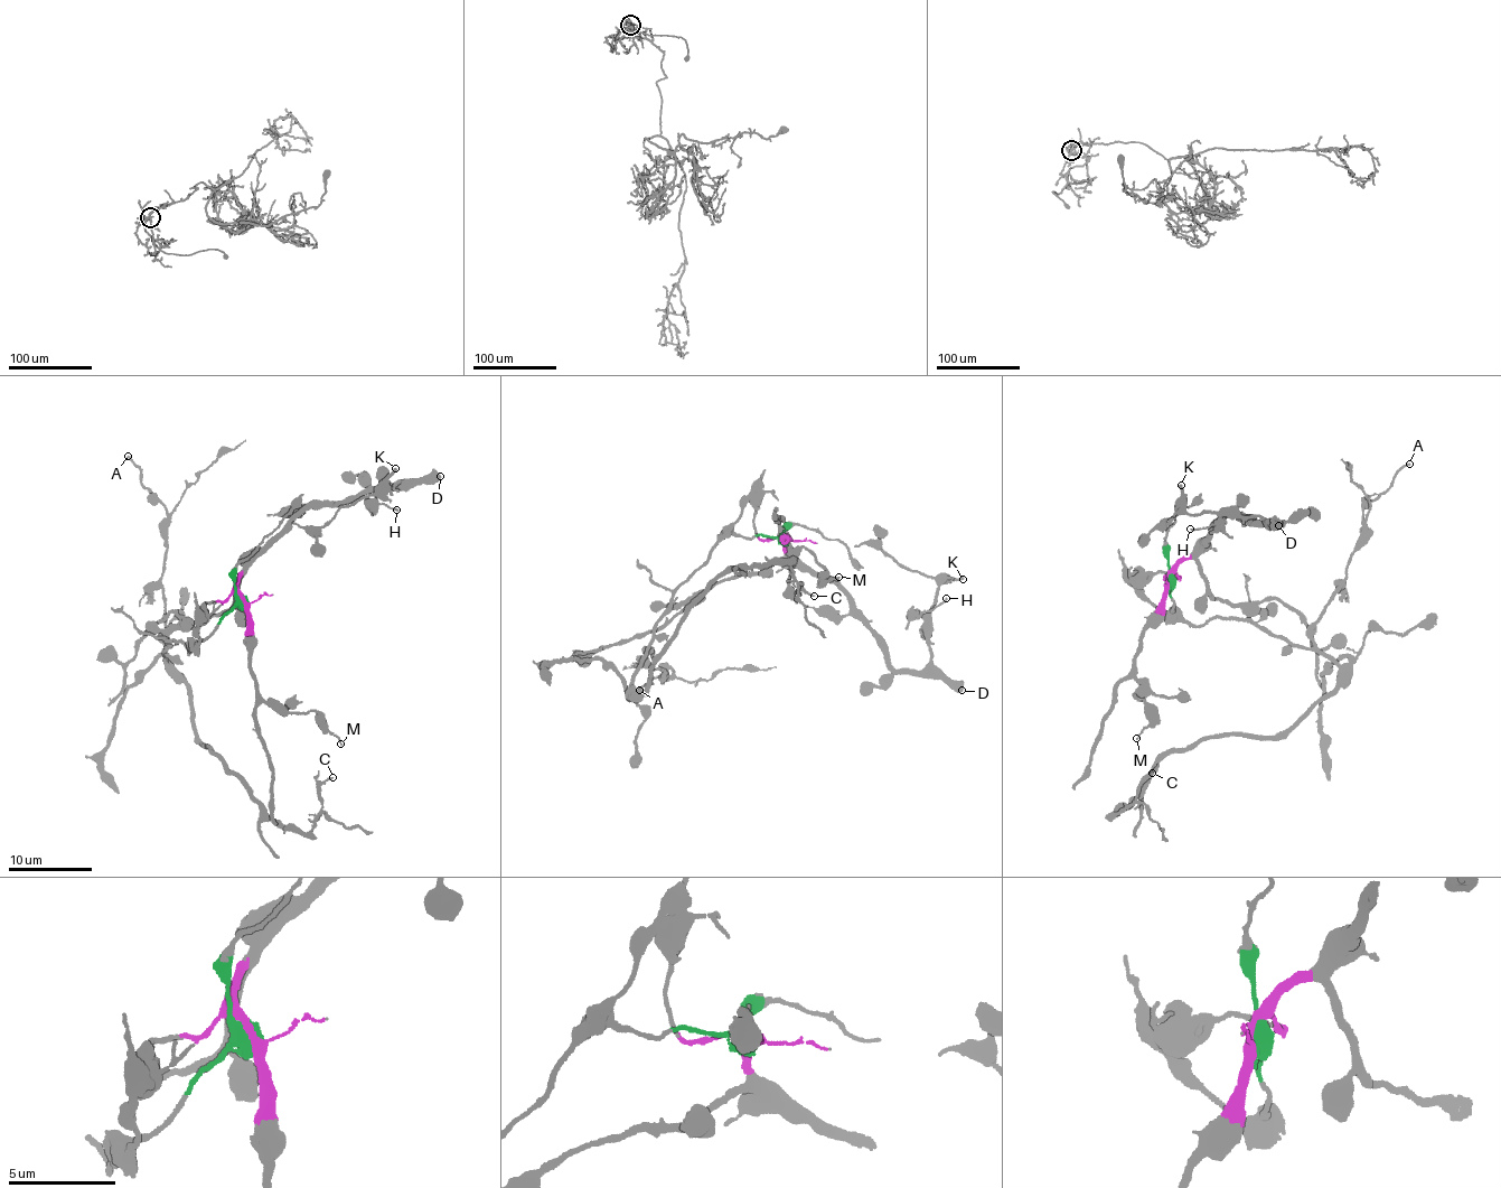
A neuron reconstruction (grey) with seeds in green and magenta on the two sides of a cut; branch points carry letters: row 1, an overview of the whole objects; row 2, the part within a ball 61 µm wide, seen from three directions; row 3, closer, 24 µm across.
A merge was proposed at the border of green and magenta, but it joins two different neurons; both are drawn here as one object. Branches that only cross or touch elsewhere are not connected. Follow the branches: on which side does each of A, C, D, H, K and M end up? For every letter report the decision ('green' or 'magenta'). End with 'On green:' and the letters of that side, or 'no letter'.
A: green
C: green
D: magenta
H: magenta
K: magenta
M: magenta
On green: A, C

